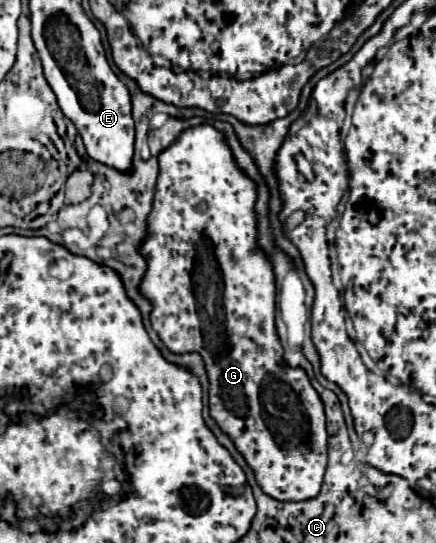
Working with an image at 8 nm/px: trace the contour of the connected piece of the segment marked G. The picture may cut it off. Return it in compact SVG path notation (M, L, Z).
M199 125L193 129L187 129L181 133L181 137L159 155L159 179L157 179L157 193L153 199L153 211L149 215L149 237L141 245L141 253L147 259L147 273L141 283L143 295L153 303L151 311L151 325L161 337L161 341L173 351L173 353L189 353L197 351L203 355L207 375L209 375L209 413L211 417L219 423L221 431L227 433L235 447L243 453L247 465L253 469L255 479L259 487L273 499L277 501L305 501L313 499L319 495L325 467L327 467L327 431L325 431L325 413L323 413L323 403L317 395L317 391L311 387L309 377L305 375L303 369L291 369L283 363L283 347L279 343L277 331L275 331L275 283L273 283L273 269L271 263L265 259L261 251L255 251L257 243L257 219L255 219L255 183L235 165L233 155L225 143L225 137L213 129L211 125Z

